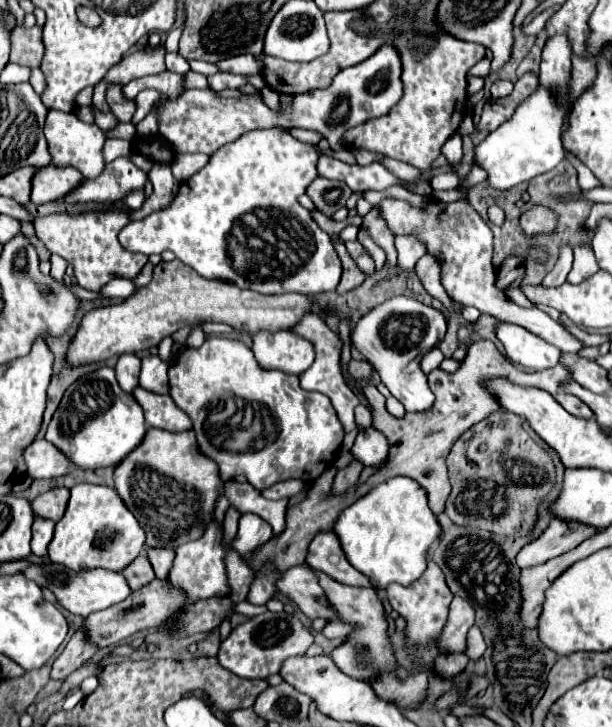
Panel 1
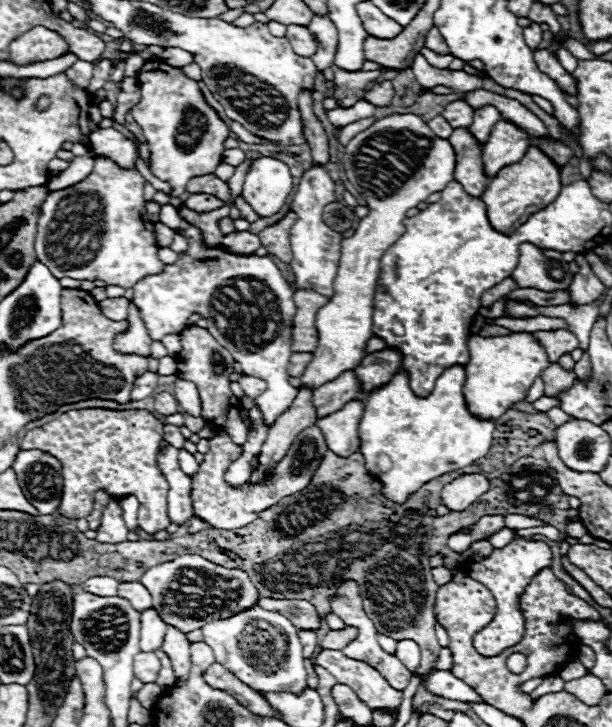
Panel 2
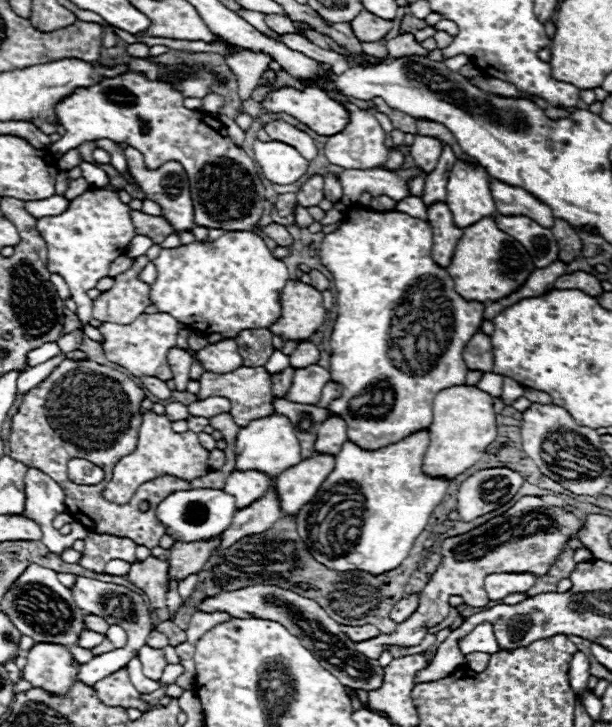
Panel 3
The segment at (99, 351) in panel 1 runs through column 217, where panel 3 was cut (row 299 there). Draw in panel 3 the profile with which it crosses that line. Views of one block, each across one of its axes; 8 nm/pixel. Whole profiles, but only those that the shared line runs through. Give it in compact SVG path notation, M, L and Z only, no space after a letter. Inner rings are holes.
M288 280L280 294L280 320L270 330L284 340L306 340L318 330L324 318L322 294L308 284Z

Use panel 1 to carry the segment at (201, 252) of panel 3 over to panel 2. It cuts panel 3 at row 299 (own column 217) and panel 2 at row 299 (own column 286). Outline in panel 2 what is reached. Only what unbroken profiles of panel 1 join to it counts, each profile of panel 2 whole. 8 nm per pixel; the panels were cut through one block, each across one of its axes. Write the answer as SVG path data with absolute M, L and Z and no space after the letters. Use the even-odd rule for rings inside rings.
M172 204L162 206L160 222L182 234L190 248L180 254L176 264L168 264L162 274L146 276L134 284L132 302L138 306L150 338L162 340L166 334L178 334L192 312L202 314L202 318L226 318L228 336L216 336L216 340L240 362L244 374L260 376L268 384L266 392L256 398L256 404L266 424L272 424L296 396L296 388L290 386L286 372L292 356L294 290L268 256L238 256L224 248L204 248L198 228L184 224ZM254 298L260 300L254 302Z

